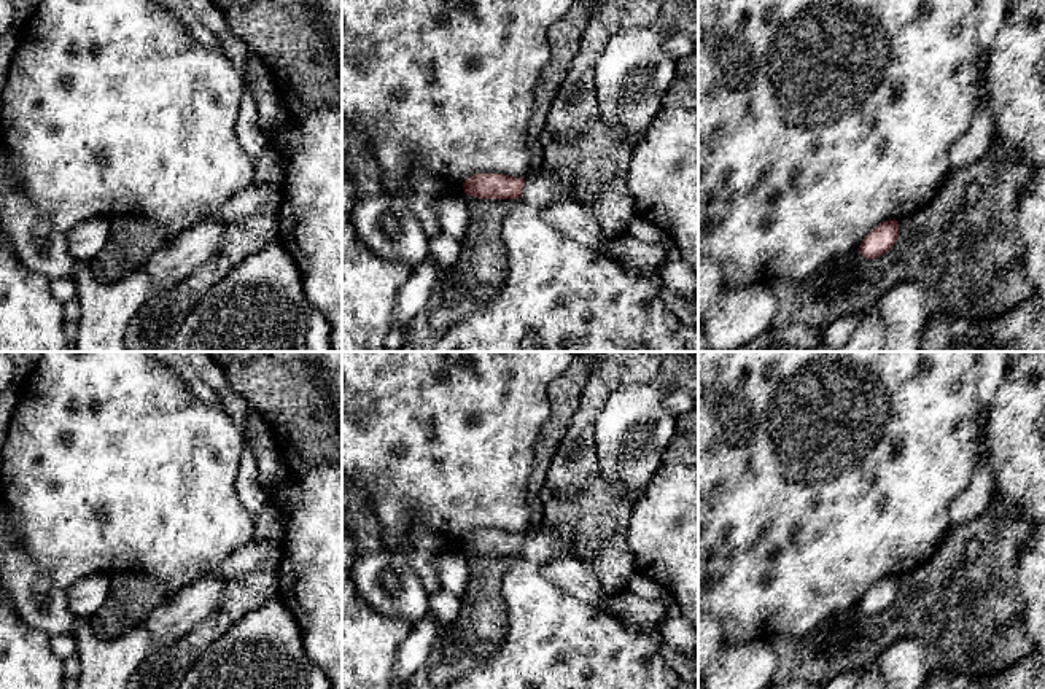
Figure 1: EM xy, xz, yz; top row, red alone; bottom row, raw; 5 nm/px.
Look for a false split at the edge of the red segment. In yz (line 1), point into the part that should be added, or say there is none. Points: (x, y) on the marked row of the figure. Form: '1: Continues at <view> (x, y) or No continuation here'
1: No continuation here

